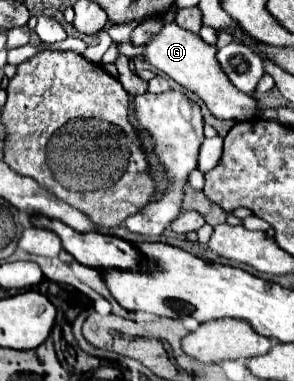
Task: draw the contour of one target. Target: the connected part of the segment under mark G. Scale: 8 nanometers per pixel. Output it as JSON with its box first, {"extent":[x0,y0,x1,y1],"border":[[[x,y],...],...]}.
{"extent":[143,22,257,120],"border":[[[171,22],[171,24],[163,24],[163,28],[149,38],[149,42],[145,44],[143,56],[157,70],[165,72],[169,78],[173,78],[175,82],[179,82],[187,90],[195,92],[207,104],[207,108],[211,110],[213,116],[223,118],[223,120],[227,120],[227,118],[235,118],[235,120],[253,118],[257,114],[255,100],[245,92],[237,92],[237,88],[233,88],[233,84],[229,84],[225,72],[221,72],[215,52],[217,52],[217,48],[213,44],[207,44],[201,36],[197,36],[189,30],[183,30],[177,22]]]}

